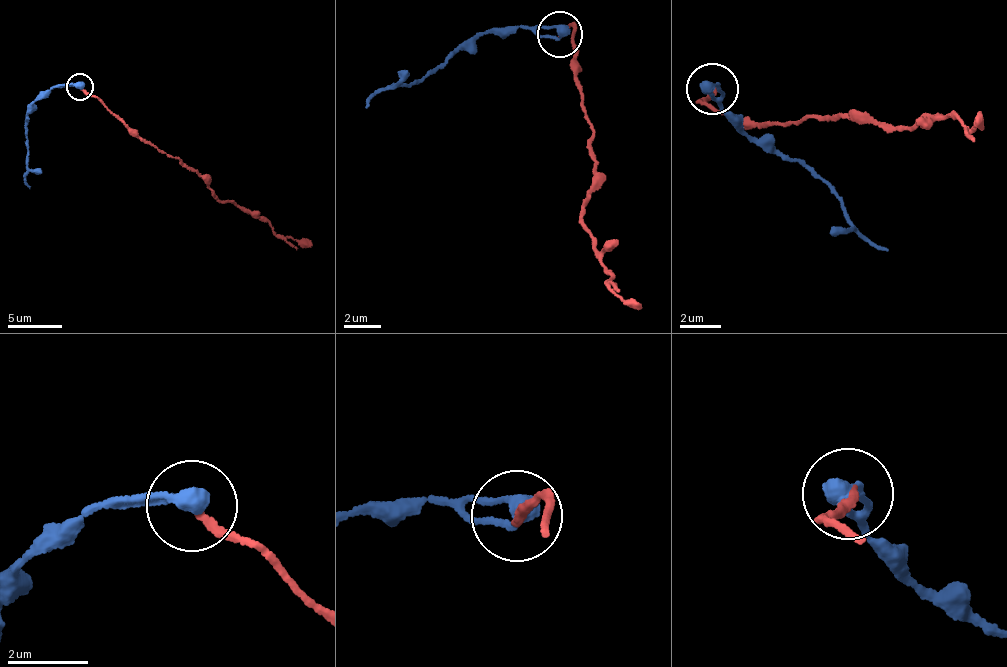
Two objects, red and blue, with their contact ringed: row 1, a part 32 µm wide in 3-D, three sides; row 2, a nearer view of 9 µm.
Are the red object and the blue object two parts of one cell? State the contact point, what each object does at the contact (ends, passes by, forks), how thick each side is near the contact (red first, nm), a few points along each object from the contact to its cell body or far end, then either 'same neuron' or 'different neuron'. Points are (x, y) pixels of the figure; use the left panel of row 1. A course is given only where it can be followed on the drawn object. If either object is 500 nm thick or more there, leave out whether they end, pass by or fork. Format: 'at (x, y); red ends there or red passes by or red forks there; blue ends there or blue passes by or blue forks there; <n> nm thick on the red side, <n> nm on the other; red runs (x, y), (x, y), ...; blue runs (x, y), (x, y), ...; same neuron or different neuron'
at (79, 87); red ends there; blue passes by; 190 nm thick on the red side, 320 nm on the other; red runs (81, 86), (104, 102), (131, 129), (203, 178), (219, 200), (233, 202), (256, 214), (278, 235), (312, 245); blue runs (80, 86), (52, 88), (30, 104), (24, 127), (29, 189); same neuron

